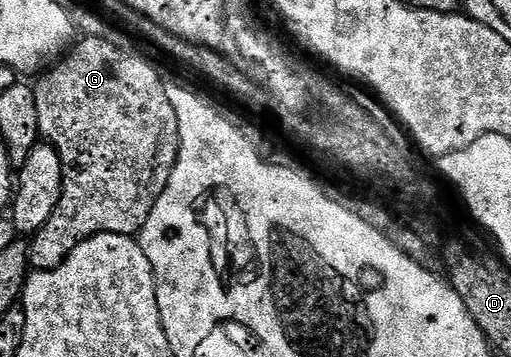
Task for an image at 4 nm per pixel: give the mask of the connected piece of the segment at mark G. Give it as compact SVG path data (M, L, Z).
M87 37L81 38L81 40L81 43L79 40L59 62L47 68L37 78L41 79L34 83L36 104L38 105L38 129L43 142L51 143L56 148L60 158L60 164L62 165L62 193L50 221L46 221L46 225L42 225L42 229L38 229L36 234L31 236L28 243L28 266L32 271L54 269L59 263L63 263L67 259L69 253L79 243L95 235L114 233L115 235L135 236L146 225L146 217L150 217L150 209L154 209L162 189L167 185L168 178L174 169L176 158L180 152L180 134L178 133L178 119L174 113L174 105L170 105L170 97L166 97L165 80L160 80L155 65L150 60L143 59L142 56L135 55L132 51L127 51L127 46L119 43Z

